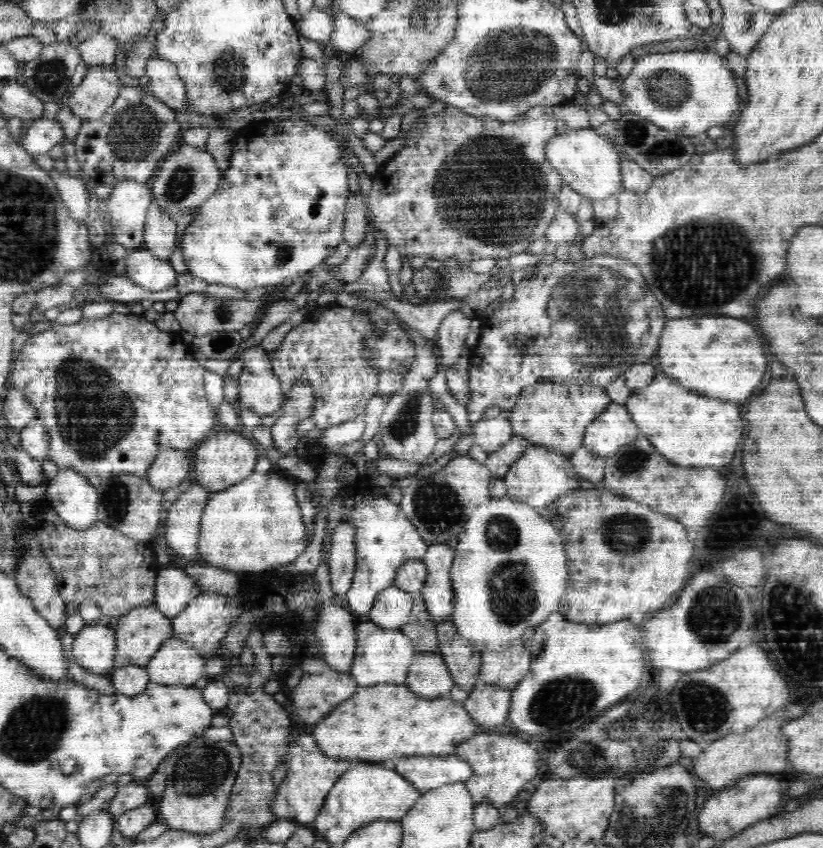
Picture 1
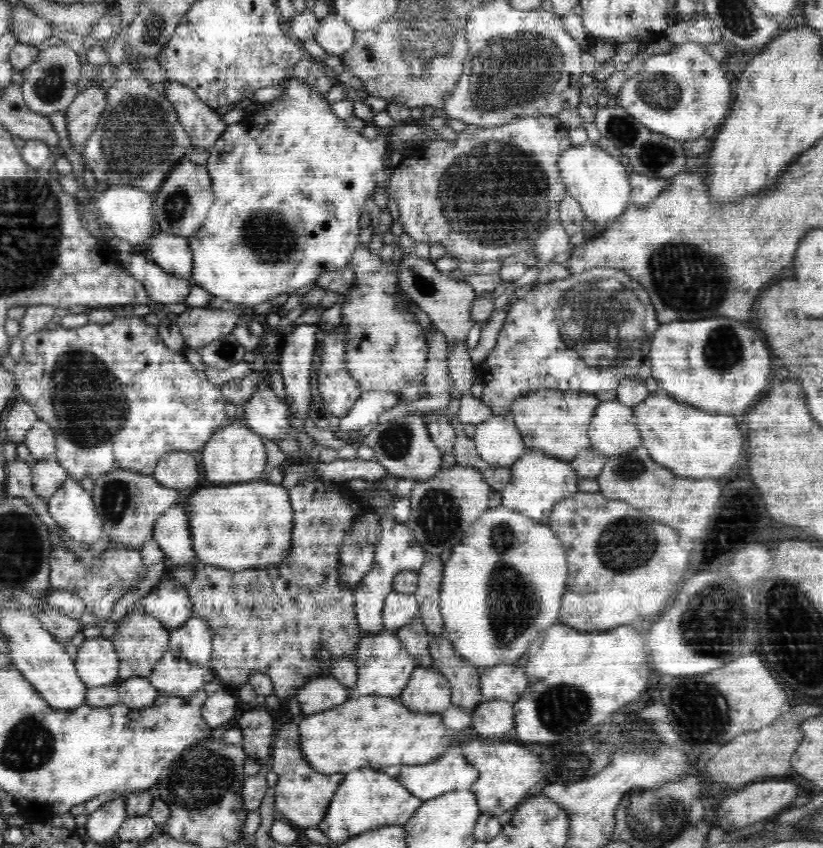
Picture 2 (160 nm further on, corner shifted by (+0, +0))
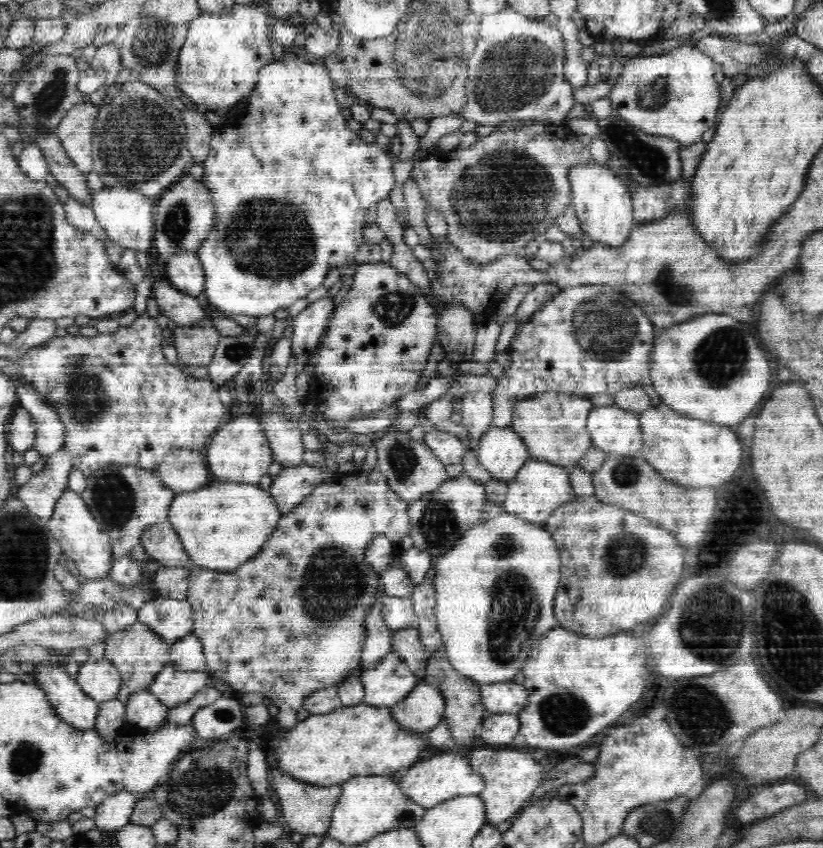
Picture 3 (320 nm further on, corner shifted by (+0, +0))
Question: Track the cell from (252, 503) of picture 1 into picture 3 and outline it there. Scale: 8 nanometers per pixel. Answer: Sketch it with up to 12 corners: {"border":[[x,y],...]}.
{"border":[[258,484],[177,493],[167,520],[192,565],[236,570],[279,530]]}

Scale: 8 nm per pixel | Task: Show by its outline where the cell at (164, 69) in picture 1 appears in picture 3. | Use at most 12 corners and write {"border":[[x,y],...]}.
{"border":[[187,102],[181,118],[193,162],[208,158],[214,127]]}

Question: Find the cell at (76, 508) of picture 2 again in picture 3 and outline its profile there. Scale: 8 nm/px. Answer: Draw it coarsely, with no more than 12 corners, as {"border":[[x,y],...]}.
{"border":[[67,488],[47,524],[82,578],[108,576],[111,539]]}

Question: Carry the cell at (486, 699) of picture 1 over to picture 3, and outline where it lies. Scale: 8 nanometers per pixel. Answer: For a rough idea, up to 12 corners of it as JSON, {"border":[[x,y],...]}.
{"border":[[490,713],[478,736],[487,746],[510,747],[519,728],[516,713]]}

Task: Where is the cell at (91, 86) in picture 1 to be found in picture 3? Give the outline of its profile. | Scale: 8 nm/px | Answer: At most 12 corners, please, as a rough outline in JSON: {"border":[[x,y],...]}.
{"border":[[76,104],[55,130],[85,176],[94,170],[99,107]]}

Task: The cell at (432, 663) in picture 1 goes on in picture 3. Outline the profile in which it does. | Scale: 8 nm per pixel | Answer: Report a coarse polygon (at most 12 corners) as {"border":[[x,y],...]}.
{"border":[[418,680],[392,707],[406,729],[425,734],[444,719],[439,687]]}

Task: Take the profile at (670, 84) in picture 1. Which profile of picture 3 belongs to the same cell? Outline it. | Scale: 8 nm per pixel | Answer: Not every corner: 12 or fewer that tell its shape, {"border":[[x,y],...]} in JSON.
{"border":[[696,46],[624,61],[618,116],[682,146],[717,124],[712,57]]}

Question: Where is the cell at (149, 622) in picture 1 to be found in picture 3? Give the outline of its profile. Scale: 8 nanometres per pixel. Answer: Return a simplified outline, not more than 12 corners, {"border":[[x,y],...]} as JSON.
{"border":[[144,621],[109,634],[104,657],[120,672],[118,698],[170,664],[171,645]]}

